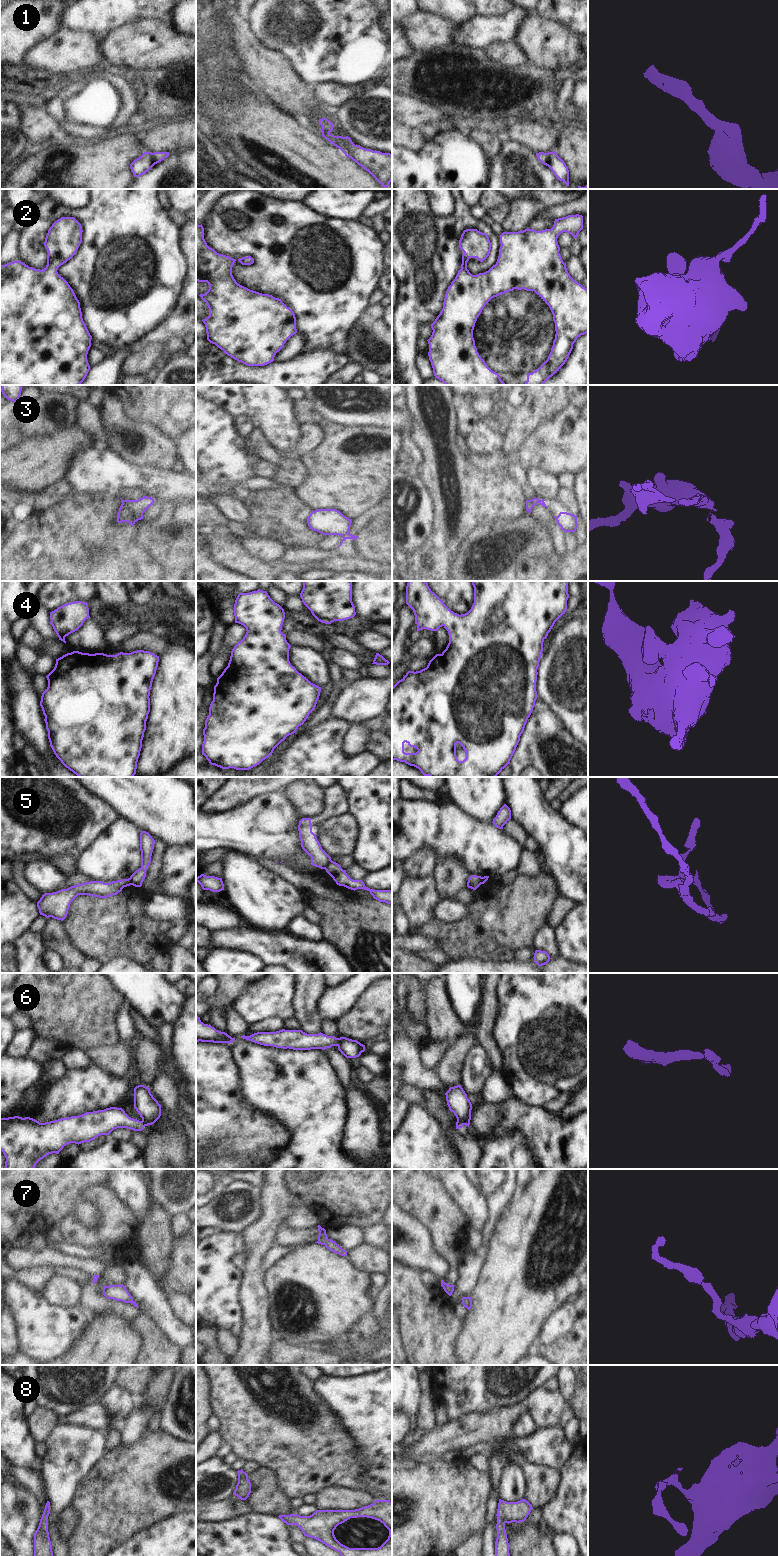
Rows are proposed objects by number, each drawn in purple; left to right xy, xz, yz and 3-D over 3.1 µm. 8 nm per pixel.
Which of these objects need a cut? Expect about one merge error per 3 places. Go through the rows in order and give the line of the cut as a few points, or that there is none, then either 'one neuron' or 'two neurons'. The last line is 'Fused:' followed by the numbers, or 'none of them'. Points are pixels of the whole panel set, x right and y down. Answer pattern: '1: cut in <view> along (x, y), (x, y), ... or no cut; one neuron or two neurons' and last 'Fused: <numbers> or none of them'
1: no cut; one neuron
2: no cut; one neuron
3: no cut; one neuron
4: no cut; one neuron
5: cut in xz along (330, 859), (323, 868); two neurons
6: cut in xz along (339, 1038), (337, 1045); two neurons
7: no cut; one neuron
8: no cut; one neuron
Fused: 5, 6

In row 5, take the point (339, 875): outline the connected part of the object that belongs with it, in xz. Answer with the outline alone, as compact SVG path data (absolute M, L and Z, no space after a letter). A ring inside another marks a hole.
M330 860L324 868L326 872L333 878L339 886L344 886L351 890L364 889L370 892L374 899L379 902L385 902L387 904L392 904L392 891L391 890L373 890L365 886L362 880L351 879L346 870L343 870L341 866Z

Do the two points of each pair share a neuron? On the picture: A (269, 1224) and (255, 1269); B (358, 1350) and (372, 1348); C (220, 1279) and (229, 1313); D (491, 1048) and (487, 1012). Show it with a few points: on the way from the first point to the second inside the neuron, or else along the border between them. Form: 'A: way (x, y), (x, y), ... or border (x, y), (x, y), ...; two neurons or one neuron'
A: way (260, 1235), (255, 1248), (255, 1258); one neuron
B: way (361, 1350), (369, 1350); one neuron
C: way (220, 1287), (221, 1305); one neuron
D: way (487, 1039), (487, 1021); one neuron

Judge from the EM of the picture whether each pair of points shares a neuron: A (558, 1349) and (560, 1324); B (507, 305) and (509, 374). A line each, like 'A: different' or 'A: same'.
A: different
B: same

